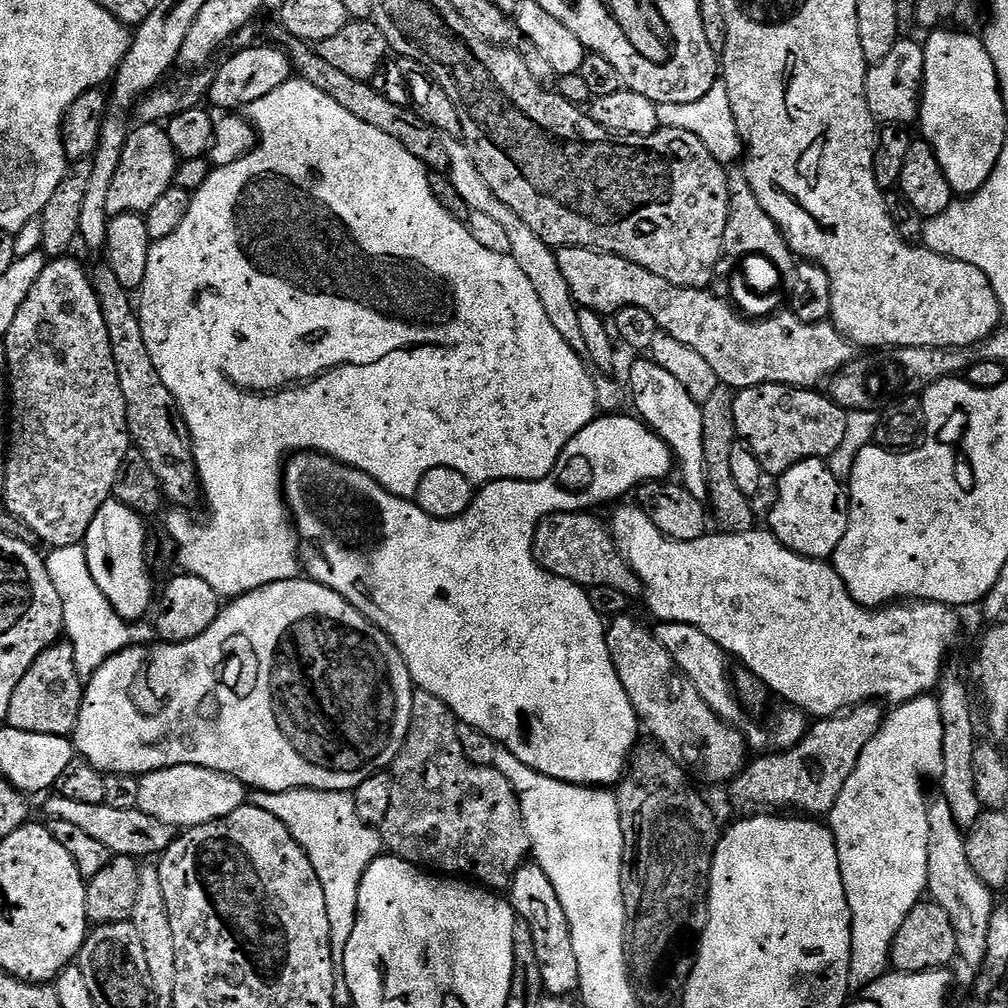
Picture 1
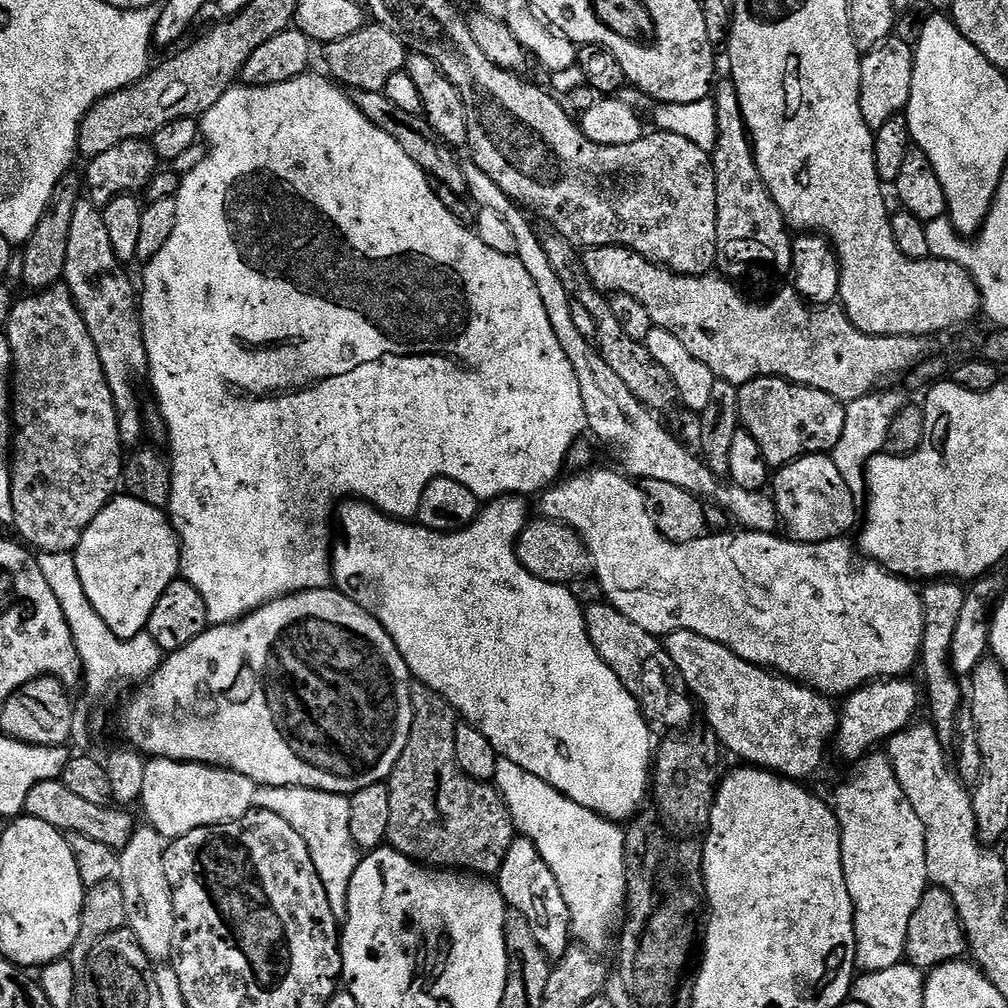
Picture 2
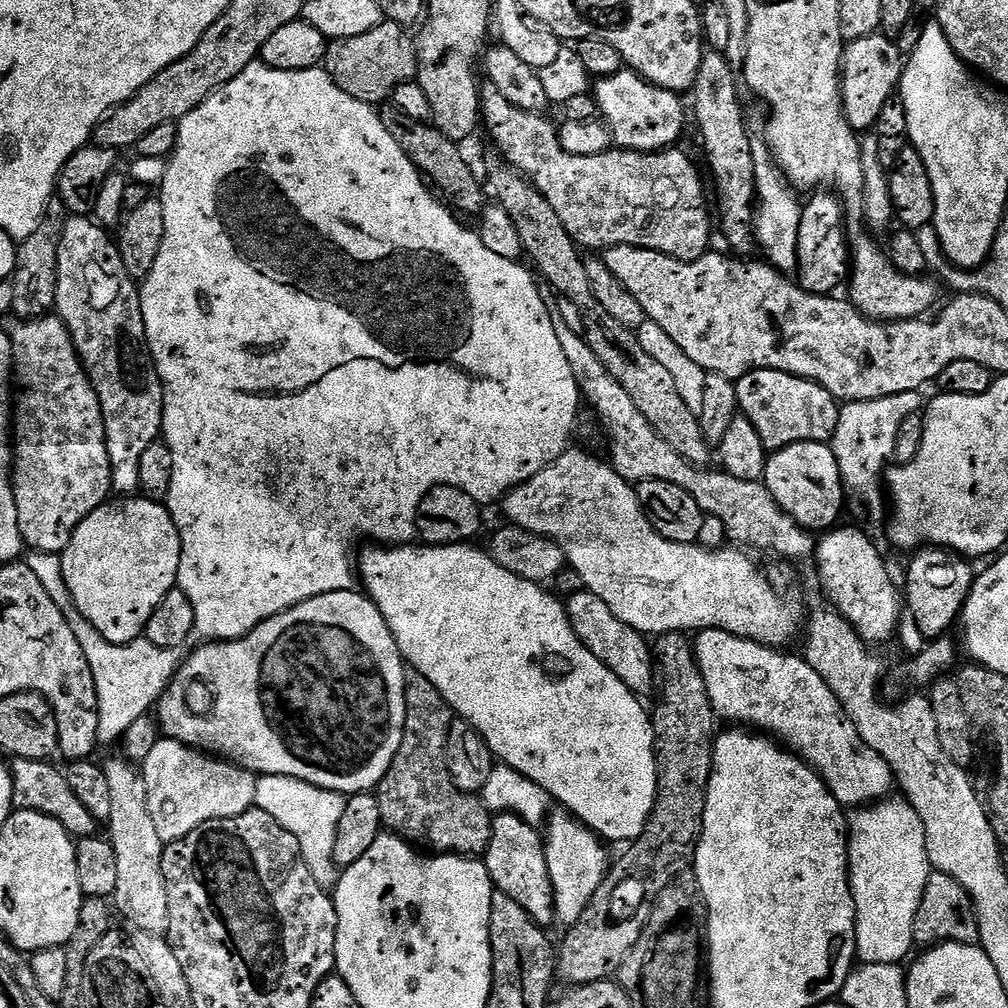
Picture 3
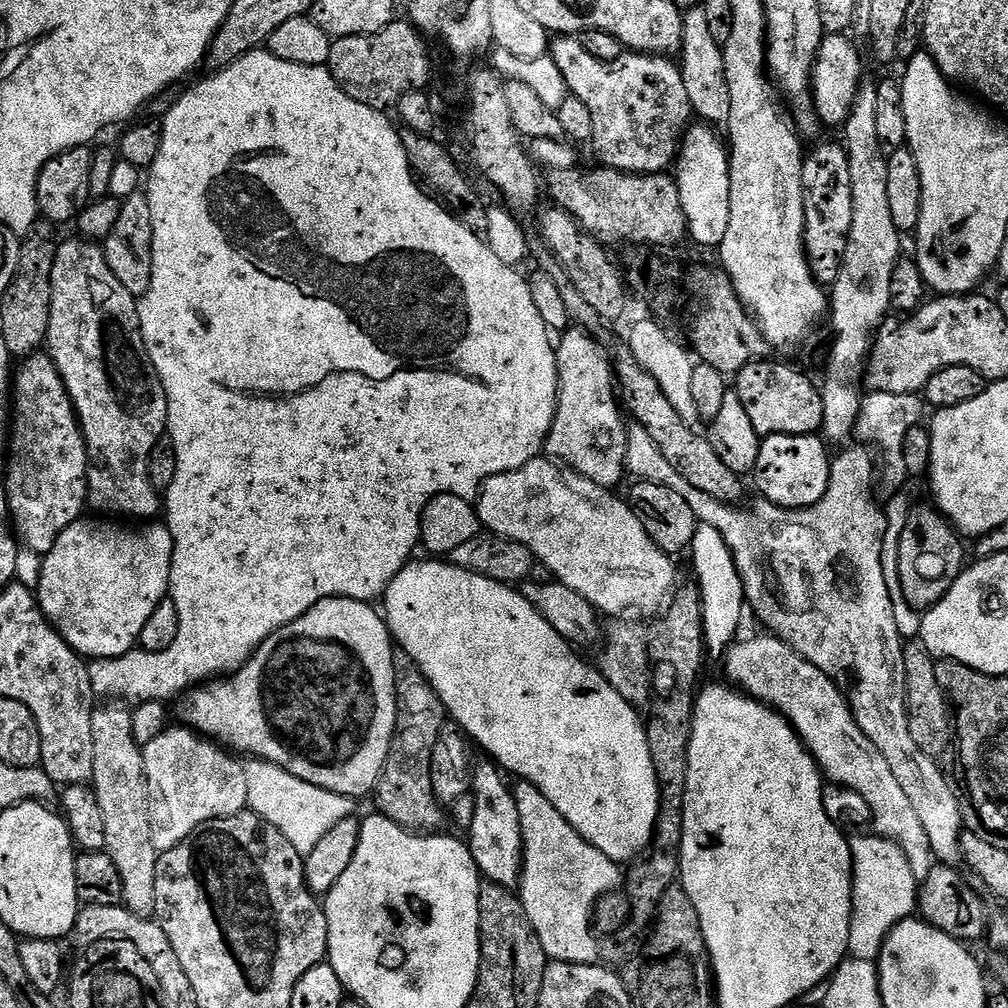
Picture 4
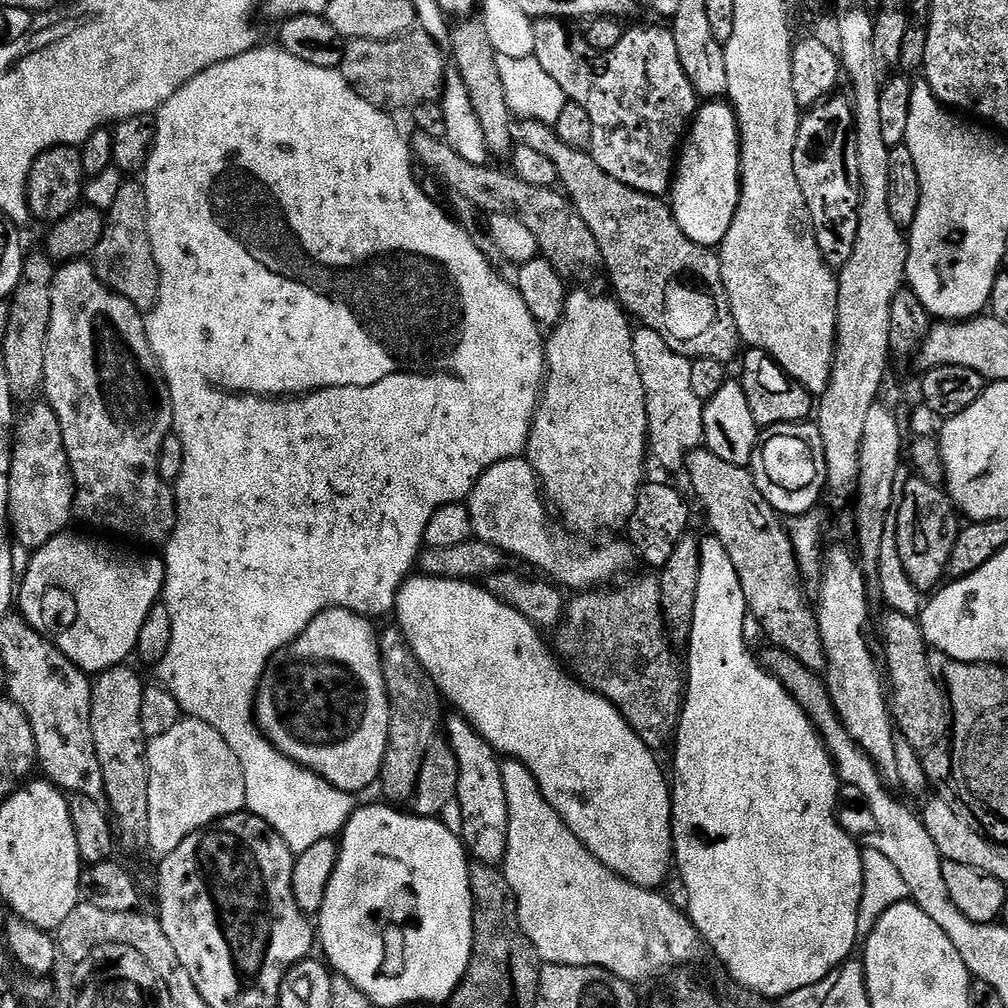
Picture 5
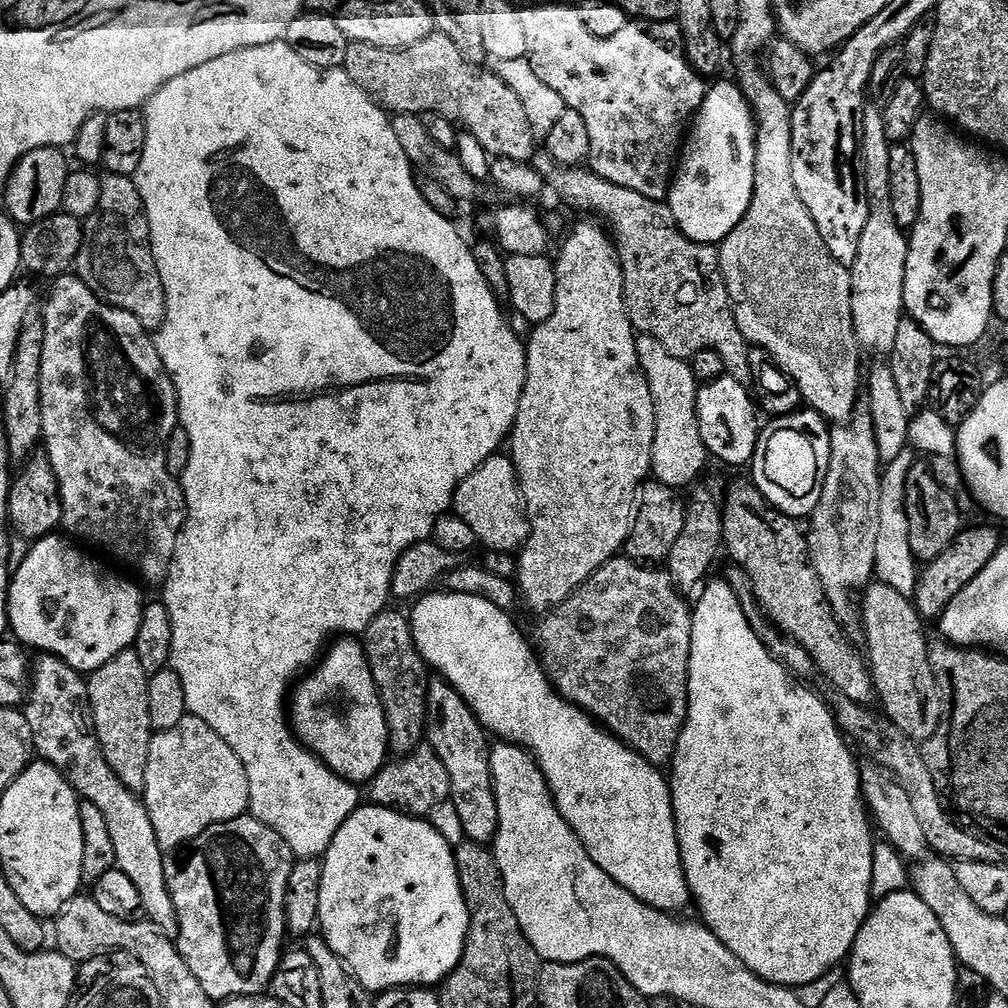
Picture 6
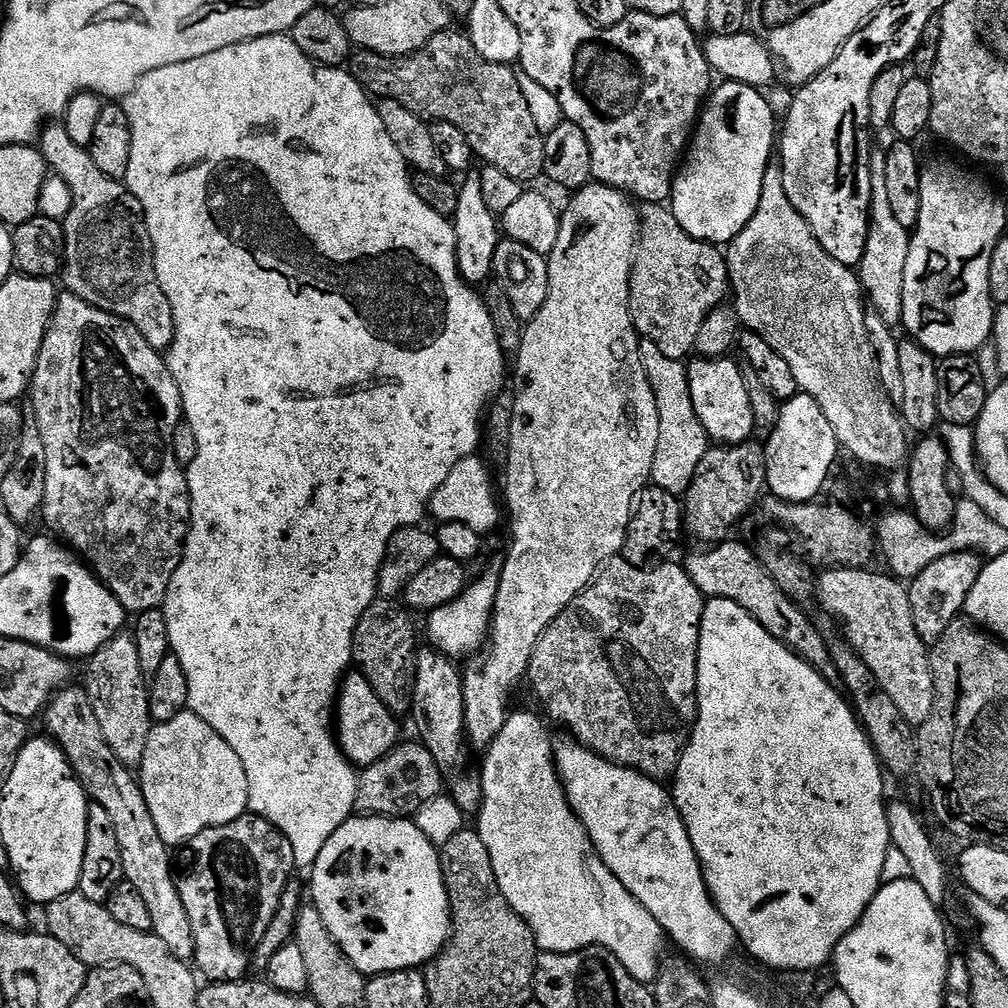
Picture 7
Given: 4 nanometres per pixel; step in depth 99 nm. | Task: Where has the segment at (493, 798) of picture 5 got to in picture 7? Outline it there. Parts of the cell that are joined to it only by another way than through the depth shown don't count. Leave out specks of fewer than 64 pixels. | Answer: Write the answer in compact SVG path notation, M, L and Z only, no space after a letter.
M435 646L421 647L416 653L416 681L410 719L416 723L419 743L434 754L440 773L444 776L447 795L462 810L465 817L472 818L482 806L482 782L475 771L468 769L470 745L466 739L466 706L464 705L464 677L456 669L457 661L445 656Z

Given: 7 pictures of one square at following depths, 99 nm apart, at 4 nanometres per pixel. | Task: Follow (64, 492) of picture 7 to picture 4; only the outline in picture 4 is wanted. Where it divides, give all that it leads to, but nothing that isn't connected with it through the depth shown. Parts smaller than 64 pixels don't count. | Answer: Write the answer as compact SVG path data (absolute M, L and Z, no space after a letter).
M87 238L77 239L68 240L65 244L63 241L56 249L54 274L50 274L52 297L46 352L56 364L72 405L76 407L80 429L84 431L88 447L87 507L96 511L93 513L108 518L133 516L136 519L133 521L148 522L162 512L161 493L154 482L150 482L150 454L154 454L154 446L166 435L166 390L158 378L158 370L154 370L154 362L150 362L150 354L142 338L137 297L132 296L118 278L114 278L114 270L110 270L99 243Z

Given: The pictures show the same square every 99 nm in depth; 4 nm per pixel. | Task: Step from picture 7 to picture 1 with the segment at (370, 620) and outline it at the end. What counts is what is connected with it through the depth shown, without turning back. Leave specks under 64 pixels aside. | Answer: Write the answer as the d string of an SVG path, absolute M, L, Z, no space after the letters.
M413 691L410 730L390 769L393 794L378 831L383 847L391 855L415 864L417 868L448 878L467 878L488 890L508 890L512 887L514 874L526 863L532 851L519 798L512 784L496 768L474 766L474 762L462 754L462 742L455 740L450 731L457 723L454 713L438 698L428 692Z

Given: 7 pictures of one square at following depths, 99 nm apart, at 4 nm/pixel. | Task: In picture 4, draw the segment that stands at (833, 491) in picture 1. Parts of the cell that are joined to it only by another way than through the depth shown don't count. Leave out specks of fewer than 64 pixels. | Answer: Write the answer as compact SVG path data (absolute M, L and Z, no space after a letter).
M816 434L763 437L754 469L756 484L760 487L759 495L779 508L812 507L824 497L832 477L834 464L830 456L828 460L827 447L829 445Z

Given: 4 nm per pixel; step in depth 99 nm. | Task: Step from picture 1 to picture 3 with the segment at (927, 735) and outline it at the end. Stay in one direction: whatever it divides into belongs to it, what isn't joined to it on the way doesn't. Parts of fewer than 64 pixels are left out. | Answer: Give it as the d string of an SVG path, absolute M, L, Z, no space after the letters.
M885 798L871 806L861 807L851 813L847 821L848 826L848 884L852 887L852 897L854 898L854 910L856 911L856 955L866 964L900 964L909 959L908 951L914 948L912 938L912 927L914 926L914 914L918 914L918 906L922 906L922 894L928 885L930 875L930 865L928 863L928 851L926 850L926 830L922 826L922 818L908 805L908 801L903 798Z

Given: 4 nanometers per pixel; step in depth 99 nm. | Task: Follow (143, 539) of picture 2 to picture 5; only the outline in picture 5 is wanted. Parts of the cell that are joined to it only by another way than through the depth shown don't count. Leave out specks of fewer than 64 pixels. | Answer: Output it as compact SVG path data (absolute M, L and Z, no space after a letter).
M68 535L50 538L46 546L31 553L28 569L22 573L21 580L24 581L20 584L18 612L30 627L38 630L38 634L62 650L70 662L77 664L84 672L99 674L108 668L123 665L127 661L124 659L135 653L142 622L146 622L146 614L150 614L164 594L164 562L159 555L127 556L108 544L99 548L80 536Z

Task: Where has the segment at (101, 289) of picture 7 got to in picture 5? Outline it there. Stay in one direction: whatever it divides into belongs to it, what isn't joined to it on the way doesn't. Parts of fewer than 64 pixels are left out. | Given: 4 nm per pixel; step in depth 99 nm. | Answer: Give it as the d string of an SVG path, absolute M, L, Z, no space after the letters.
M124 182L114 204L106 211L105 230L101 241L90 256L96 277L112 292L126 298L135 308L151 310L158 302L160 275L154 262L154 250L148 233L148 207L143 183Z

